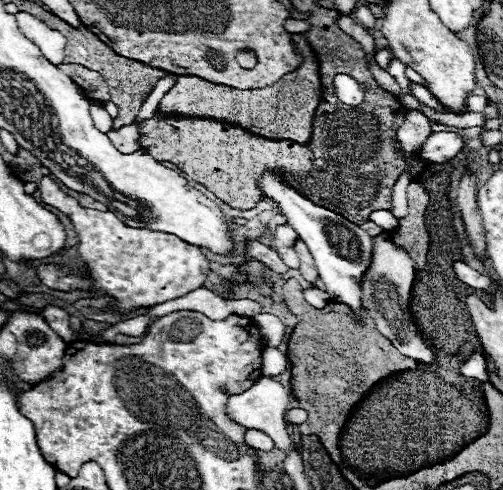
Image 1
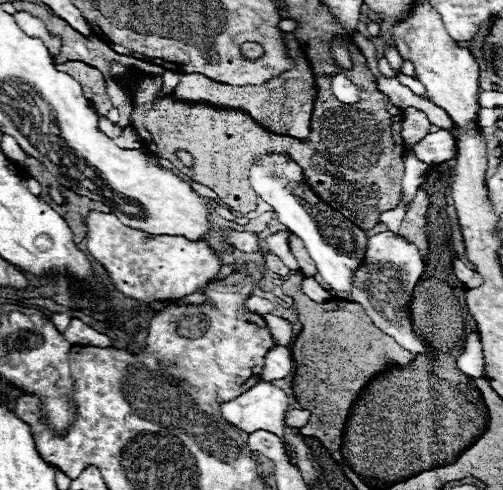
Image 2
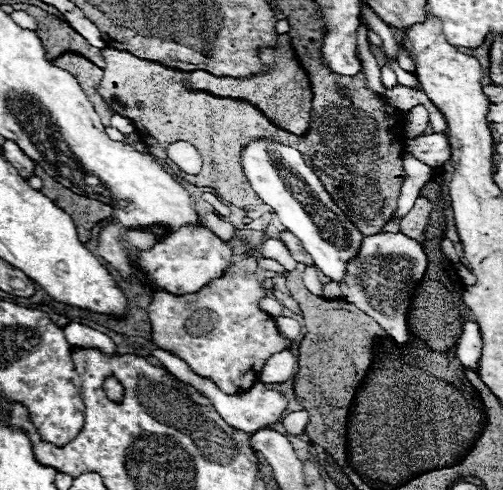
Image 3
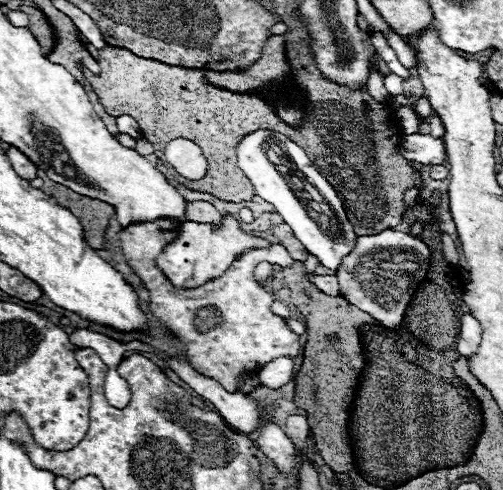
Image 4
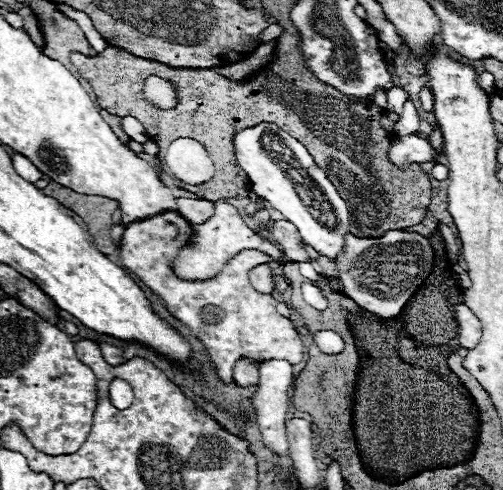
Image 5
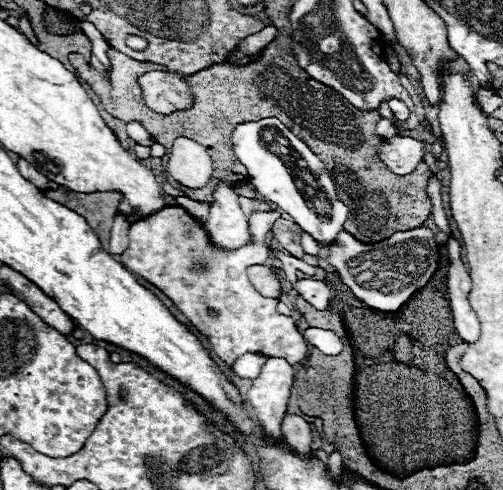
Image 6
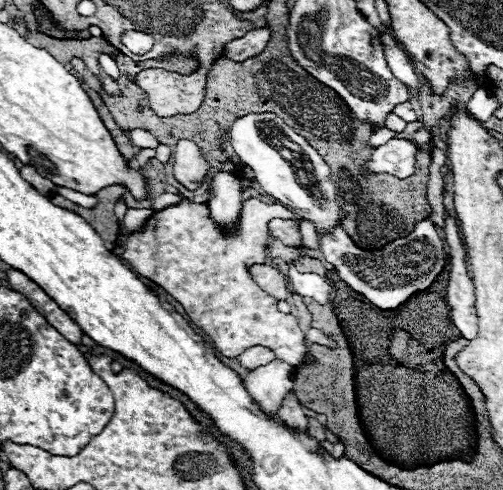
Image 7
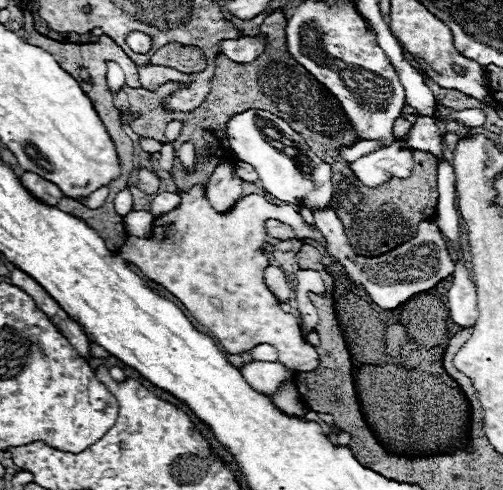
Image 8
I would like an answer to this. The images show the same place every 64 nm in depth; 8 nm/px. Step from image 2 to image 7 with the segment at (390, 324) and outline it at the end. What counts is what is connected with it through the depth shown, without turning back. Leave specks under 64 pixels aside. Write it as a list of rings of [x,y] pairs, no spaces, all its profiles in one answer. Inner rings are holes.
[[[422,220],[406,238],[394,240],[392,244],[386,244],[384,248],[372,252],[358,248],[340,224],[334,226],[330,234],[320,234],[318,238],[320,238],[320,250],[324,254],[324,260],[338,270],[338,276],[352,290],[360,292],[374,306],[382,310],[394,310],[400,304],[404,304],[414,292],[430,288],[436,276],[448,264],[444,252],[444,240],[440,238],[436,224],[432,220]]]

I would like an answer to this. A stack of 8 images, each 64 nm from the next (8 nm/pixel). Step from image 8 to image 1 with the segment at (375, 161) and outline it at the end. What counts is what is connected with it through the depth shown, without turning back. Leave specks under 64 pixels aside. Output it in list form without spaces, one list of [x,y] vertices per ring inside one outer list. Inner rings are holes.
[[[432,132],[428,140],[422,144],[418,158],[424,162],[446,162],[454,158],[466,142],[466,136],[460,136],[456,132]]]

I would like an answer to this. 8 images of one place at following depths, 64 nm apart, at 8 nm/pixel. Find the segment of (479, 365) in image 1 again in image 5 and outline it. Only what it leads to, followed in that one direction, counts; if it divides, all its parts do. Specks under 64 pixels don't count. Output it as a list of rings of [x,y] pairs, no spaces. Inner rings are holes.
[[[456,304],[454,314],[456,314],[456,322],[458,322],[460,346],[464,346],[468,350],[474,348],[480,342],[480,336],[482,336],[480,320],[474,316],[474,312],[466,304]]]

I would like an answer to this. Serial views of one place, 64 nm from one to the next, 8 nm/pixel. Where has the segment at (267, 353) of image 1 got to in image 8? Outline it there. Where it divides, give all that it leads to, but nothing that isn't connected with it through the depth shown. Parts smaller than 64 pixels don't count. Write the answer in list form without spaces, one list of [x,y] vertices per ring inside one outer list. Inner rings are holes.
[[[250,360],[240,368],[240,372],[248,380],[248,384],[252,384],[252,388],[256,388],[258,392],[268,392],[268,396],[274,396],[276,388],[284,380],[292,378],[292,374],[278,362],[256,362],[256,360]]]

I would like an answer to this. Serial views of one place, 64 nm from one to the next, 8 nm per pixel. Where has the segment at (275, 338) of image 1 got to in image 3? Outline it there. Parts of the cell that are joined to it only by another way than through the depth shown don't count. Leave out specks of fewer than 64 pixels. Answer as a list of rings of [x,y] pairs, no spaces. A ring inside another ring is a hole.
[[[280,316],[280,318],[274,318],[276,324],[280,324],[280,332],[284,332],[284,336],[288,338],[298,338],[300,334],[300,322],[296,322],[294,318],[286,318],[286,316]]]

